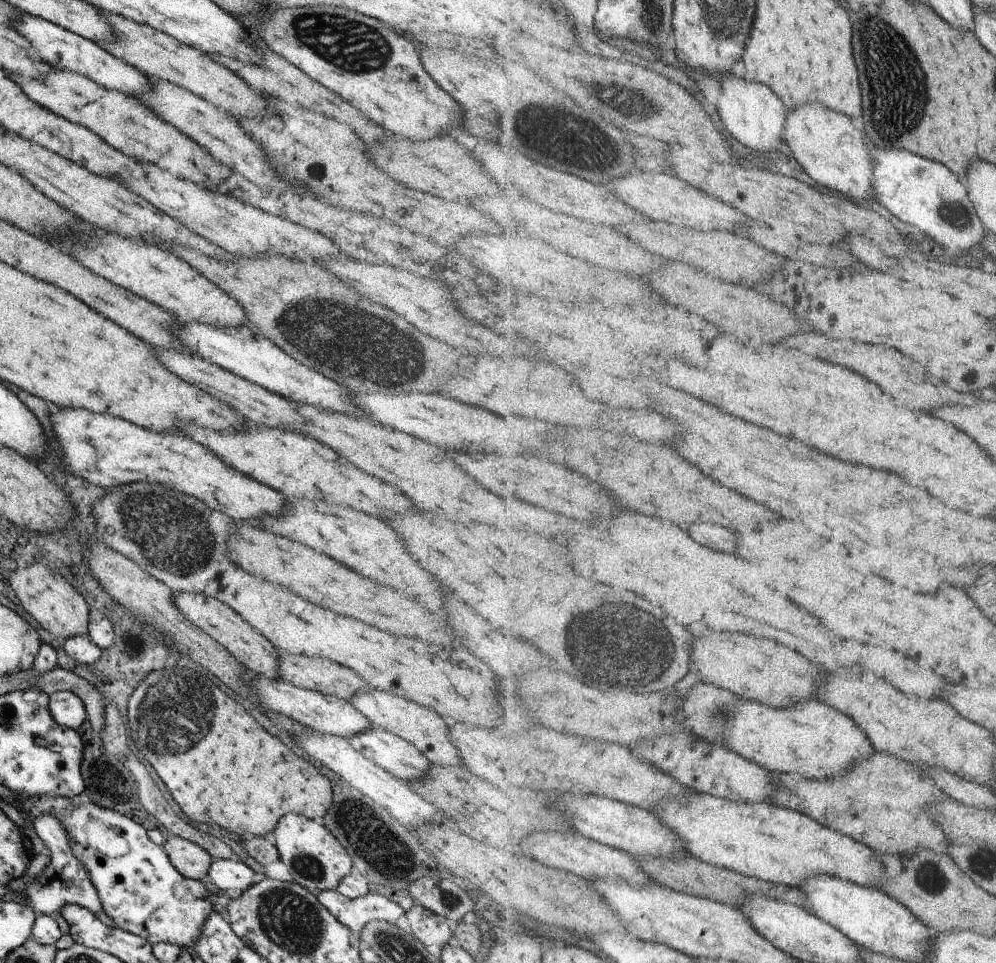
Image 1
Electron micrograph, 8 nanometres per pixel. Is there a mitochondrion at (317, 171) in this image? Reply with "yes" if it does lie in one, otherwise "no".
no

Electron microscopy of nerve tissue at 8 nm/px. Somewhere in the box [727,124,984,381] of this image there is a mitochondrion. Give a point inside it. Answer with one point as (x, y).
(950, 210)

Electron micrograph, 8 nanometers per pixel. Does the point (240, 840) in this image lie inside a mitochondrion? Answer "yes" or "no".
no

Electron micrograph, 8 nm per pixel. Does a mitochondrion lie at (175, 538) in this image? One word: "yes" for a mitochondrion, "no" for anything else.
yes

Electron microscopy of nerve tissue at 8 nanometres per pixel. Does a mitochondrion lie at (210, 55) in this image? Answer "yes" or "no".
no

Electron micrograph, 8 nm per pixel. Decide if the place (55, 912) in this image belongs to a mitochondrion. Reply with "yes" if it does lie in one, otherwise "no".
no

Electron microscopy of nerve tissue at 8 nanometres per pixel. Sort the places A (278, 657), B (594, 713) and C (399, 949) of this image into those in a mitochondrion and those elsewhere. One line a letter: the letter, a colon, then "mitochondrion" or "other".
A: other
B: other
C: mitochondrion

